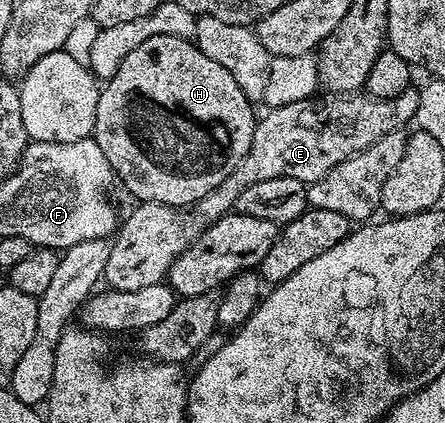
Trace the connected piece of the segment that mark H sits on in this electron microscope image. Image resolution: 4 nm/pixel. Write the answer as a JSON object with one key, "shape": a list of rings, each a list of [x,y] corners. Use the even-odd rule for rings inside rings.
{"shape":[[[158,35],[149,37],[149,41],[141,41],[141,45],[137,45],[137,49],[133,49],[133,53],[129,53],[129,57],[125,57],[125,61],[121,61],[121,69],[117,69],[117,73],[113,73],[113,77],[102,84],[97,101],[93,138],[95,144],[101,149],[101,153],[105,153],[105,161],[109,161],[114,178],[118,182],[119,179],[123,182],[124,189],[135,198],[135,201],[164,203],[176,209],[187,209],[201,197],[205,197],[205,193],[209,193],[209,189],[217,189],[217,185],[221,185],[221,181],[225,181],[225,177],[229,177],[229,173],[233,173],[237,161],[241,161],[241,157],[245,157],[245,153],[249,153],[249,145],[253,141],[257,122],[255,110],[253,104],[245,97],[245,93],[241,93],[241,85],[237,85],[237,81],[233,81],[229,69],[217,65],[217,61],[213,61],[213,57],[205,57],[205,53],[201,53],[201,49],[196,47],[192,40]]]}

